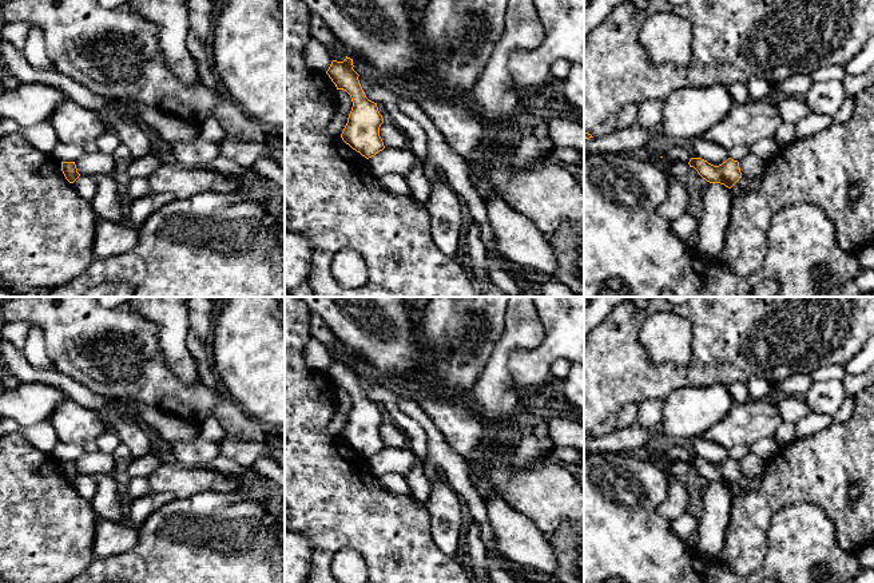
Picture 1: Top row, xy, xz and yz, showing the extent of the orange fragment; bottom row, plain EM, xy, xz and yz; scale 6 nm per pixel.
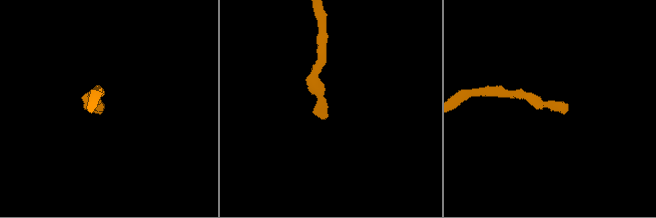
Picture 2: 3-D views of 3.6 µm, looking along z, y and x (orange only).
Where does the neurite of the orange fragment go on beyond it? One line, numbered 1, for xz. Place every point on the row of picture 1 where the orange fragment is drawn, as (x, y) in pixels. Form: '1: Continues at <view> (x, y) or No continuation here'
1: No continuation here

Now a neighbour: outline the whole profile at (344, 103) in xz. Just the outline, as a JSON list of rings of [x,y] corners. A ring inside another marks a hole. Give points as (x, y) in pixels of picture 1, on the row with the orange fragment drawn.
[[[338,90],[335,98],[335,114],[349,115],[351,107],[353,107],[353,102],[350,95],[343,90]]]

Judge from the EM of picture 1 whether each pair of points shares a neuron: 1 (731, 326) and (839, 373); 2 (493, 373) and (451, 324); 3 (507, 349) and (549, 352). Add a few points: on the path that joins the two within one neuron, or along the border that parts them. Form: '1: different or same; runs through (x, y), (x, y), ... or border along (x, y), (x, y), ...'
1: different; border along (843, 364), (825, 364), (810, 375)
2: different; border along (501, 336), (484, 364), (472, 392)
3: different; border along (544, 332), (536, 346), (509, 356), (512, 380)

